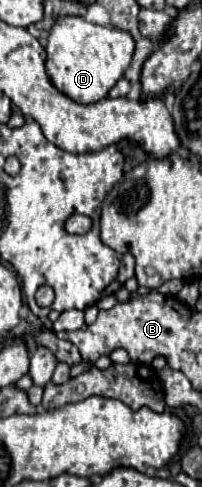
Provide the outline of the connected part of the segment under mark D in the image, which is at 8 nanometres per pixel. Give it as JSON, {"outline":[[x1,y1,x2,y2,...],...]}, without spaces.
{"outline":[[59,17,49,31,45,71,51,83,77,103,95,103,105,99,109,89,123,77,133,57,133,39,127,31,101,27,81,17]]}

